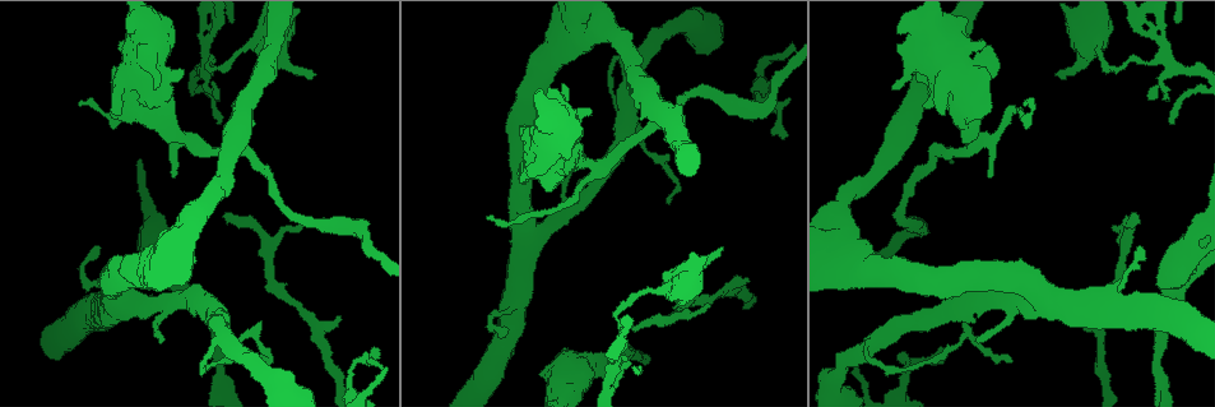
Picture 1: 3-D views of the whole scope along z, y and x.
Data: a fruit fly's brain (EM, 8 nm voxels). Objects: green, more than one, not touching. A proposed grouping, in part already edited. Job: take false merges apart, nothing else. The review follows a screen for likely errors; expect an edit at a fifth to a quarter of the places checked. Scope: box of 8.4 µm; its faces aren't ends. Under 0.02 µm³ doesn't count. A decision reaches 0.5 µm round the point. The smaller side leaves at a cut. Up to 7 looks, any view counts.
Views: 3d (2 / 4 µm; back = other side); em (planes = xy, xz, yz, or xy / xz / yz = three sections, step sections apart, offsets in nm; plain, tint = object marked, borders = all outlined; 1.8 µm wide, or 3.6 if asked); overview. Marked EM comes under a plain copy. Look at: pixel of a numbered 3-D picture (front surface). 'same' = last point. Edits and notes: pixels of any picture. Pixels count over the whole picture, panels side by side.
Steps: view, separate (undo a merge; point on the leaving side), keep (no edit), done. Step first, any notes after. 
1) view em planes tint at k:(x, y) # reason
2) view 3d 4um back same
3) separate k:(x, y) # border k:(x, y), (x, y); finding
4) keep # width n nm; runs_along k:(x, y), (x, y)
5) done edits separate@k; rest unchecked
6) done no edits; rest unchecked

view 3d 2um at 1:(1160, 380)

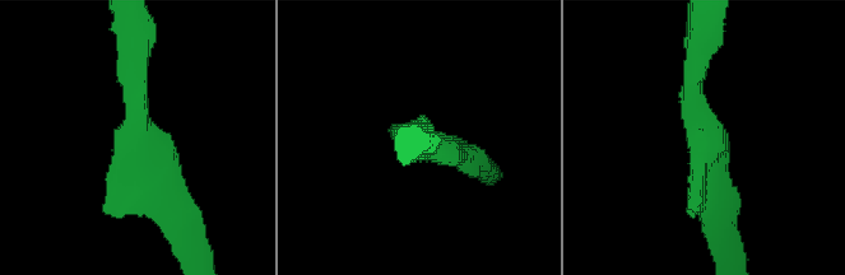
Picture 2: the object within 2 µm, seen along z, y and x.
view em planes tint at 2:(702, 137)

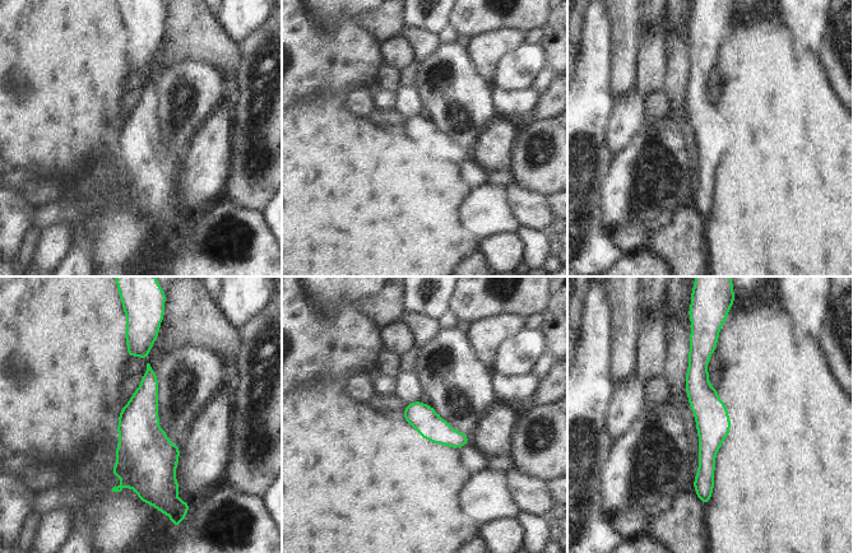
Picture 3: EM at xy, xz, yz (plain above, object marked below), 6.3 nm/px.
keep # width 180 nm; runs_along 3:(704, 343), (708, 496); continuous, no second neuron

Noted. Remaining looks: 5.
view em planes tint at 1:(904, 388) # three arms meet

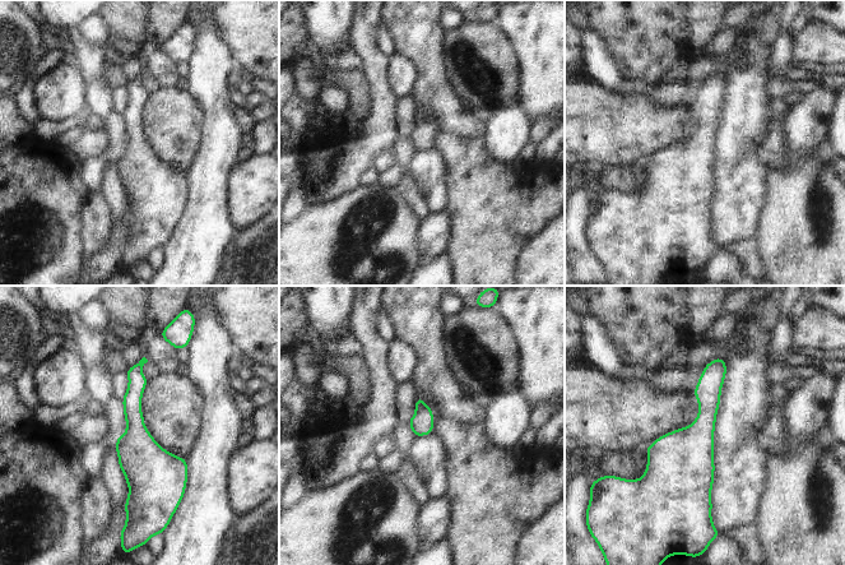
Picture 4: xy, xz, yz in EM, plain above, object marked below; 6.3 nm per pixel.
keep # one neuron here

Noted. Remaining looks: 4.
view em 3.6um planes borders at 1:(712, 95)

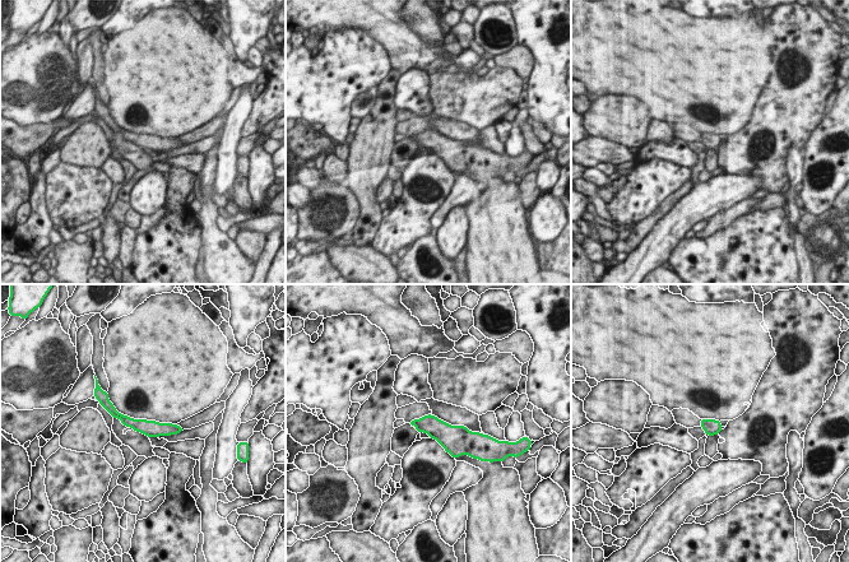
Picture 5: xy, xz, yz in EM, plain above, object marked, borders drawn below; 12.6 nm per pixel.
keep # runs_along 5:(112, 410), (149, 428), (177, 430); continuous, no second neuron

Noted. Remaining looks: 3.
done no edits; rest unchecked

